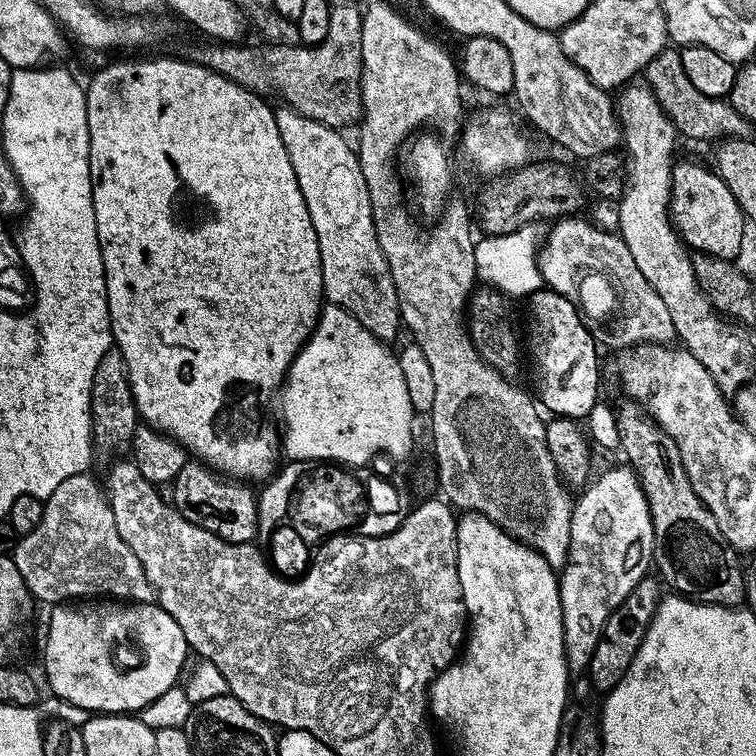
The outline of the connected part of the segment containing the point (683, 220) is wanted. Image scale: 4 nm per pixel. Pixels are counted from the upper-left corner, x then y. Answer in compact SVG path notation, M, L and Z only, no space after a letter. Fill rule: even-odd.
M684 160L672 166L672 202L670 215L672 225L689 249L735 261L742 247L744 212L738 206L730 186L711 167L691 164Z

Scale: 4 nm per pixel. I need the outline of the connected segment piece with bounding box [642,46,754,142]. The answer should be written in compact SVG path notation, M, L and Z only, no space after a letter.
M669 46L663 48L662 51L646 65L642 76L647 83L648 89L658 98L662 110L674 122L676 131L681 137L689 136L692 140L712 140L711 142L719 142L729 138L748 138L753 135L754 127L751 122L743 117L727 99L702 94L702 90L697 90L697 88L690 83L690 77L686 74L686 70L682 66L682 58L675 47Z

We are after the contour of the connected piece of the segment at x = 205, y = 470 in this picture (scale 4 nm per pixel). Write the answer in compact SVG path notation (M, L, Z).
M188 458L175 479L171 481L171 503L190 522L202 526L202 530L210 530L210 534L218 534L231 544L250 544L257 539L260 524L257 506L257 493L251 492L247 483L235 478L225 478L221 473L211 469L207 464Z

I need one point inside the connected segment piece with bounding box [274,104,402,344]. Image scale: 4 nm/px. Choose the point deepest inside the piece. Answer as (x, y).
(356, 277)

